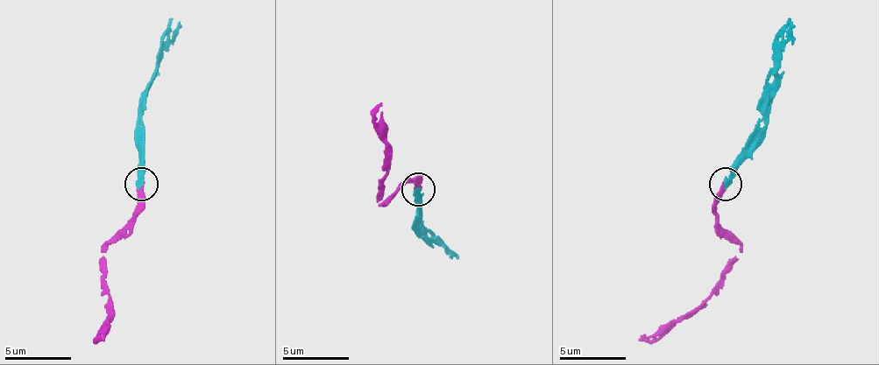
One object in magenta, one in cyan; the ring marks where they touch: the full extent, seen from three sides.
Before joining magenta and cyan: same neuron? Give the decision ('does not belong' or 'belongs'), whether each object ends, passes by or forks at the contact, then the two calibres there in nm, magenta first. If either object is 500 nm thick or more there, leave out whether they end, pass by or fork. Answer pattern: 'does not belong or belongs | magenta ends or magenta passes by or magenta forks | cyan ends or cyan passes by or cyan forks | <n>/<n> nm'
belongs | magenta ends | cyan ends | 300/360 nm

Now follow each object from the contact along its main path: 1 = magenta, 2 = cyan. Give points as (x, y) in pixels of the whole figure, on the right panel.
1: (725, 183), (718, 223), (741, 246), (731, 270), (694, 310), (638, 340)
2: (725, 183), (754, 130), (761, 100), (774, 70), (777, 34), (790, 17)

